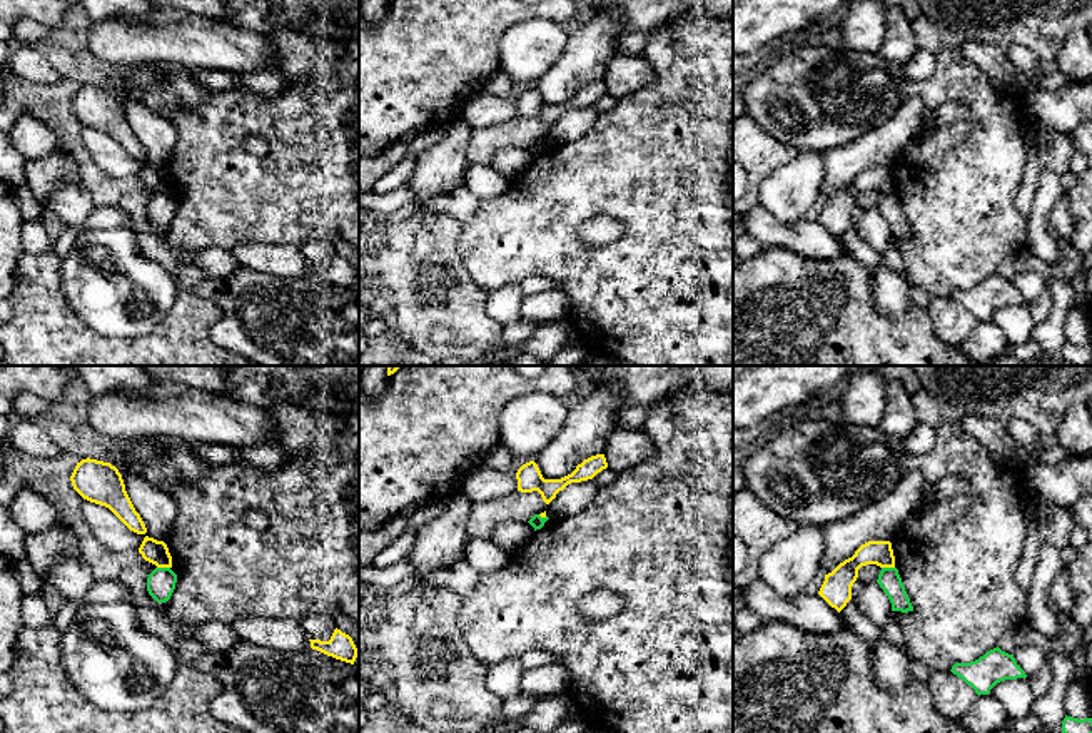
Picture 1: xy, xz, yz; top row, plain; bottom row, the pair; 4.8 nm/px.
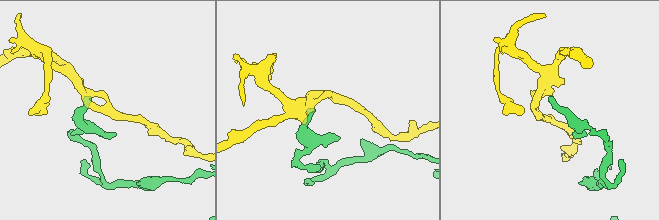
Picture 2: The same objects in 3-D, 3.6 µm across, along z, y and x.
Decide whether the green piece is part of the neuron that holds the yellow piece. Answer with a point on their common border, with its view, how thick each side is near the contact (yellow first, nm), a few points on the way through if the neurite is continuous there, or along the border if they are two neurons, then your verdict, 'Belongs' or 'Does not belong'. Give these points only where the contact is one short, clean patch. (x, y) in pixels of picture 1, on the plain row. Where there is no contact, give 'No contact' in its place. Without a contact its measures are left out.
Touches yellow at xy (164, 192). Thickness 120 nm (yellow) against 140 nm. Boundary: xy (157, 192), (169, 194). Does not belong

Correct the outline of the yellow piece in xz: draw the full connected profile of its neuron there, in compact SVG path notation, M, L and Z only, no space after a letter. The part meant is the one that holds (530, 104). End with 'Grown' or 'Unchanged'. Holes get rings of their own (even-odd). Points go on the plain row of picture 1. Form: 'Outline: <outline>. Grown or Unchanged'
Outline: M596 80L584 85L576 95L561 105L544 105L538 90L529 87L523 90L518 99L518 117L533 119L538 117L546 130L549 130L559 117L571 109L581 109L593 105L598 99L608 94L604 80Z. Unchanged

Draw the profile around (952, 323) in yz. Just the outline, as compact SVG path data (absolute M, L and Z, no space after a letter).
M932 297L925 309L938 339L952 347L960 347L978 324L975 316L952 297Z

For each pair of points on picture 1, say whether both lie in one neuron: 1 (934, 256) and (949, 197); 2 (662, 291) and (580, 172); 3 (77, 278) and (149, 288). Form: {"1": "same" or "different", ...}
{"1": "same", "2": "same", "3": "same"}

